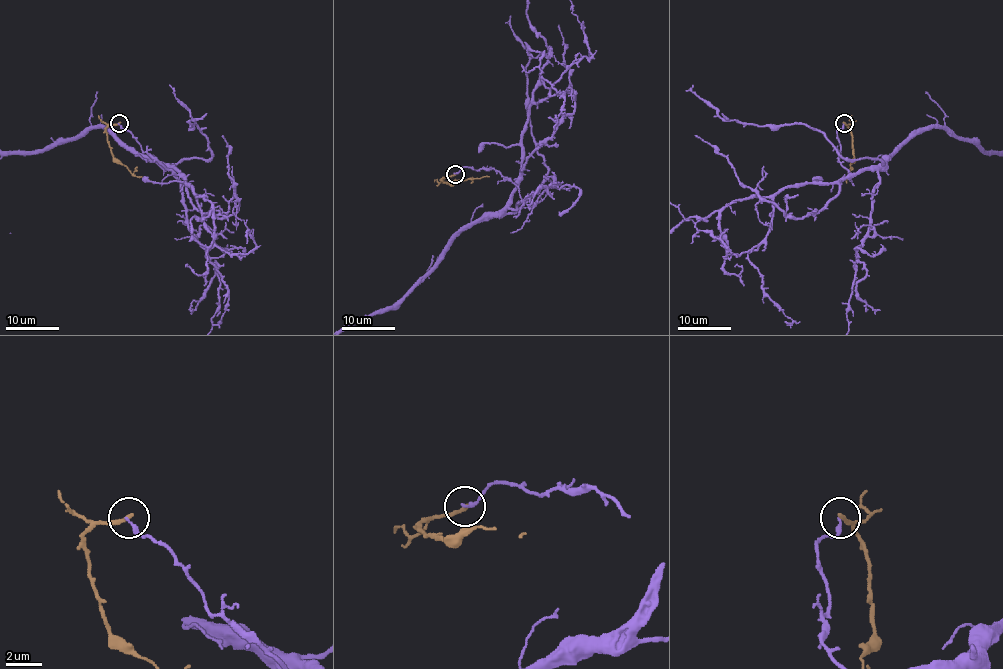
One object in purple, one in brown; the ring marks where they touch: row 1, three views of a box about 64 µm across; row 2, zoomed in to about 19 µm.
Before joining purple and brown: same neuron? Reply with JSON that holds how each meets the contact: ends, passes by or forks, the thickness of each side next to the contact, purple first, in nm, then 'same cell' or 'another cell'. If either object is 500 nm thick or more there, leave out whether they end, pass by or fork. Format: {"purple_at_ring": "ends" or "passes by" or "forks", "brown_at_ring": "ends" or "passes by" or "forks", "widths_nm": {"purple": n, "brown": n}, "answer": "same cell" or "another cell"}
{"purple_at_ring": "ends", "brown_at_ring": "ends", "widths_nm": {"purple": 200, "brown": 240}, "answer": "another cell"}

